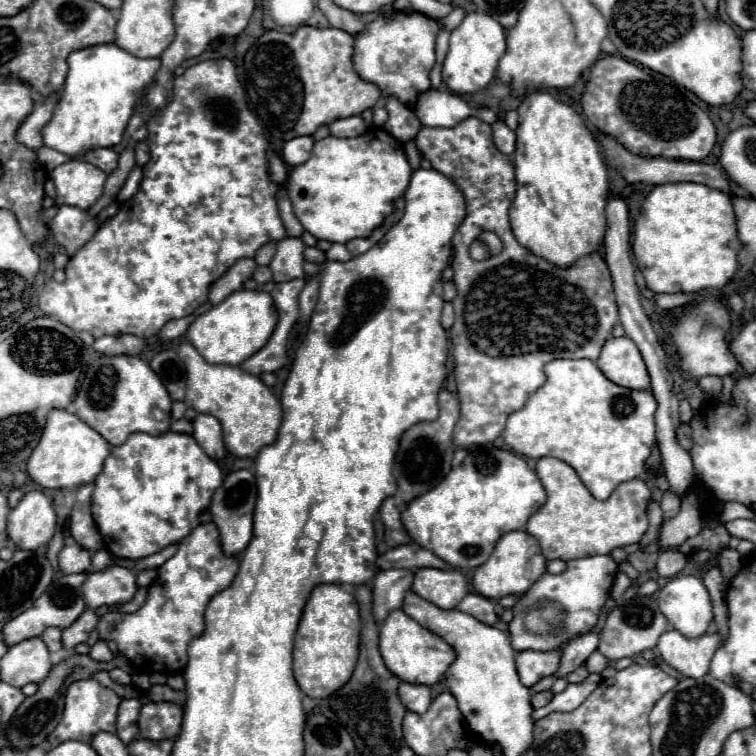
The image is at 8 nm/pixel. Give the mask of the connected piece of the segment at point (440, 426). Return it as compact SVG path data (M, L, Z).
M443 388L439 392L439 416L437 416L437 420L415 424L413 428L409 428L401 436L399 450L397 450L397 456L395 456L395 470L393 470L393 474L397 478L397 494L389 496L379 508L379 514L385 522L385 528L389 530L389 532L385 532L385 542L389 546L401 546L401 544L411 542L411 538L405 532L405 526L401 522L401 512L407 508L407 502L411 502L413 498L435 488L451 472L453 428L457 426L459 416L461 416L459 396Z

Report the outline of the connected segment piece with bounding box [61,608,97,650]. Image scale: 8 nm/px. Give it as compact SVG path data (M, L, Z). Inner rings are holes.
M85 610L69 628L63 630L63 636L61 636L61 642L63 642L63 648L67 650L73 650L77 644L81 642L87 642L89 638L89 632L93 630L93 626L97 624L97 614L93 610Z

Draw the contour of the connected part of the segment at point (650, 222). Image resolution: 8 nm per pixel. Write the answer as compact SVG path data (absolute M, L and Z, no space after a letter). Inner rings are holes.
M677 182L655 186L633 222L633 254L651 292L721 290L739 268L739 250L731 198L705 184Z

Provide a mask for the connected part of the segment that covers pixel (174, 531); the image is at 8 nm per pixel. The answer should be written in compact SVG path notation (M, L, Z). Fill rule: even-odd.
M135 432L127 438L125 444L115 446L109 458L103 464L99 474L99 482L95 480L93 492L93 520L103 536L105 548L117 558L141 560L145 556L157 554L169 544L181 542L193 528L199 526L199 514L209 508L213 492L223 484L221 468L205 456L205 452L197 446L193 436L167 432L161 436L149 436Z

